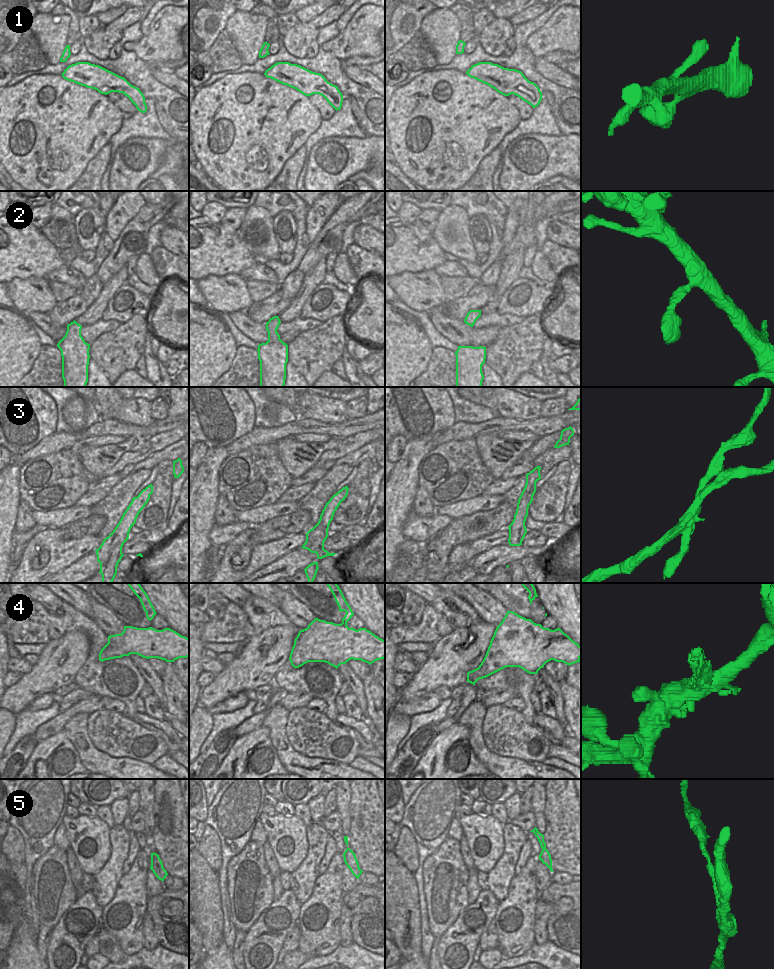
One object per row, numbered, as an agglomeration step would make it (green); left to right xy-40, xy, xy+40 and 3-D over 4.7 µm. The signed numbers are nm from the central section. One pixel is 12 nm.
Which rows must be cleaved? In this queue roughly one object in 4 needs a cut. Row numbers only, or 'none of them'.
3

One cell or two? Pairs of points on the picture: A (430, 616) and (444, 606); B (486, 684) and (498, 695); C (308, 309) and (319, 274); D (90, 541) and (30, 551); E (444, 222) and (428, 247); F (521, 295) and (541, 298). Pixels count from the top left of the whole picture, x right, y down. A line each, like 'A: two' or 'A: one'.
A: two
B: two
C: two
D: one
E: two
F: one

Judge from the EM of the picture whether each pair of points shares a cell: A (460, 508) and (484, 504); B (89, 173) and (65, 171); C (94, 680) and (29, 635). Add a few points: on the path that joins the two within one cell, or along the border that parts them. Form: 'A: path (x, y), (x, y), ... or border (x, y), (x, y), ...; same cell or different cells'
A: path (466, 507), (478, 504); same cell
B: border (97, 153), (77, 180); different cells
C: border (47, 616), (49, 623), (48, 636), (50, 639); different cells

